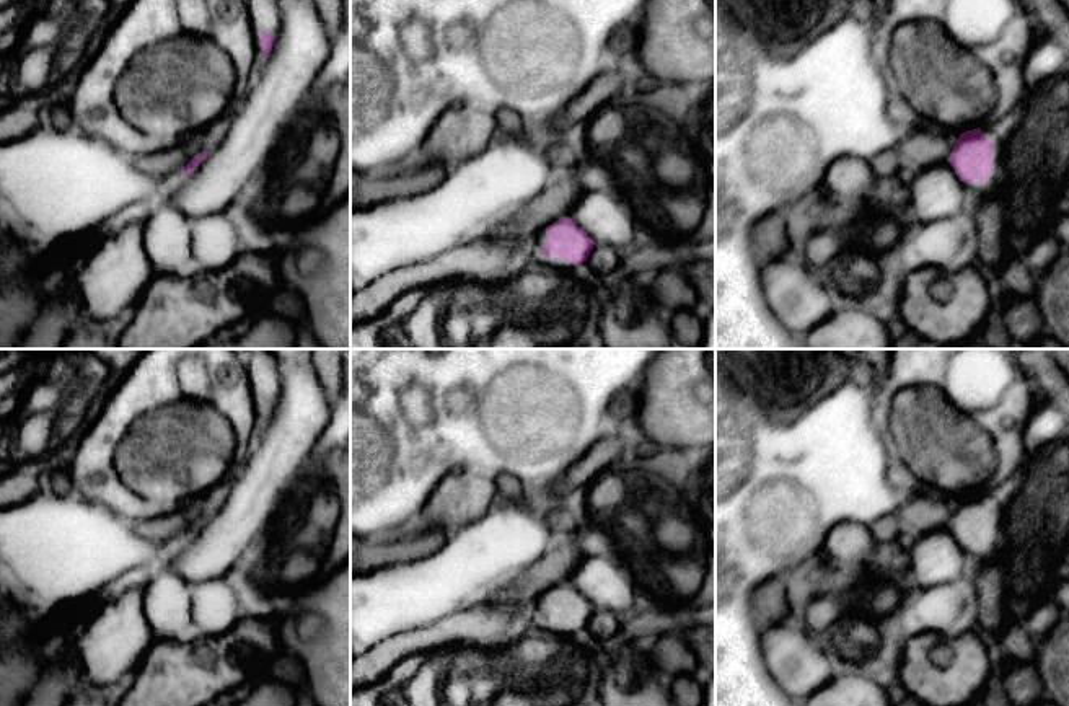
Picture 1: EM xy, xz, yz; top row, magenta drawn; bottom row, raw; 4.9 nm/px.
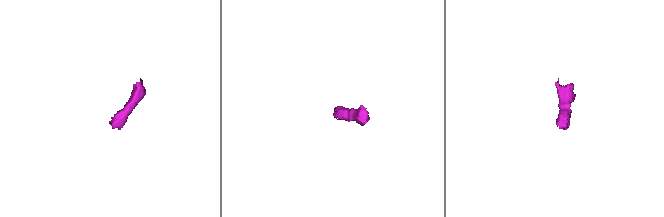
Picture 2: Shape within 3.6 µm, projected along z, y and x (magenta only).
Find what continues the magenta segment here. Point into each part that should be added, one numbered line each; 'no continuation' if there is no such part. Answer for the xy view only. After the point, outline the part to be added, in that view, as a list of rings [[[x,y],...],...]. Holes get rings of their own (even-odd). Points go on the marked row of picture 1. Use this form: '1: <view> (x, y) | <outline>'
1: xy (264, 15) | [[[248,0],[246,5],[254,34],[256,60],[259,64],[266,55],[261,49],[259,36],[262,33],[271,33],[274,36],[274,42],[277,41],[280,29],[280,10],[277,0]]]

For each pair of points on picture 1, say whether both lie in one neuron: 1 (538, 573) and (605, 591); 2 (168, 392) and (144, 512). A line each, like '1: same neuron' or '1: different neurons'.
1: different neurons
2: same neuron

